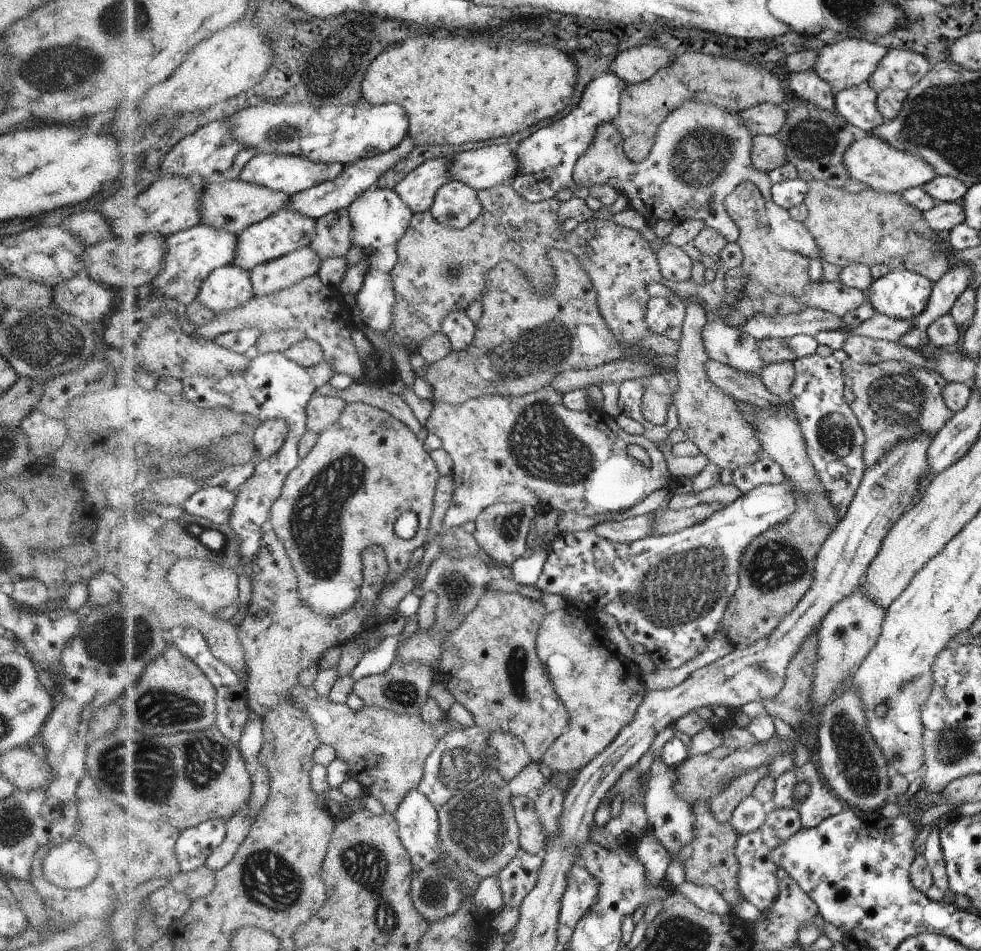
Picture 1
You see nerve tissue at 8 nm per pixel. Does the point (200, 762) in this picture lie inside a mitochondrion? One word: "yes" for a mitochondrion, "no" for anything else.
yes

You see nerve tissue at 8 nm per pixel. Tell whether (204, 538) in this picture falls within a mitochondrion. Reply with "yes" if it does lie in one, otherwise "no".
yes

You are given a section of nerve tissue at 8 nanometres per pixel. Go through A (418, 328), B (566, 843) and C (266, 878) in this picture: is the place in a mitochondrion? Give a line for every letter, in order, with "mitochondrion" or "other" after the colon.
A: other
B: other
C: mitochondrion

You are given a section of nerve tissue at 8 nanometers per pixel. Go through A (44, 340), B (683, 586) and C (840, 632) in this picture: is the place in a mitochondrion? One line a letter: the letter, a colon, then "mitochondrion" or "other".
A: mitochondrion
B: mitochondrion
C: other

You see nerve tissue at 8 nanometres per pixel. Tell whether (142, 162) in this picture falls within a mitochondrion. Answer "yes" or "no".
no

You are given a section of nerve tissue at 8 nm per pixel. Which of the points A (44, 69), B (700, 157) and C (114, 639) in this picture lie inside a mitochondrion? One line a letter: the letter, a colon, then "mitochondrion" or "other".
A: mitochondrion
B: mitochondrion
C: mitochondrion

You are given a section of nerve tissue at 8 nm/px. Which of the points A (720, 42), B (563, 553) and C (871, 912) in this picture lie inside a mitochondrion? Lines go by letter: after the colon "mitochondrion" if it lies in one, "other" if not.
A: other
B: other
C: other

